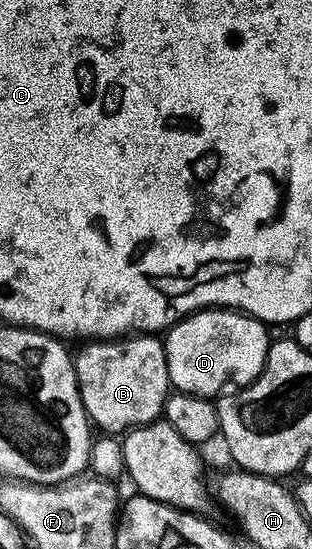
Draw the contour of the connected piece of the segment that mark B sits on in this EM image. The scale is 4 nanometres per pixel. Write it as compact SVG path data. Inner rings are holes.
M136 334L130 338L91 342L75 360L77 386L81 390L87 416L96 429L103 434L126 434L135 428L156 423L164 415L169 397L172 395L167 361L167 345L158 335Z

